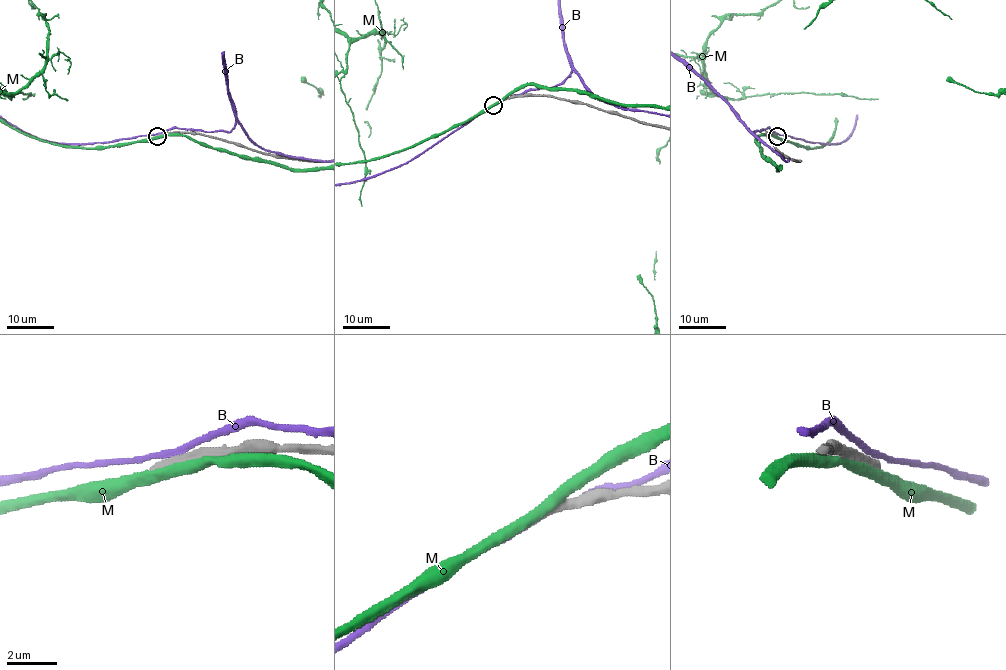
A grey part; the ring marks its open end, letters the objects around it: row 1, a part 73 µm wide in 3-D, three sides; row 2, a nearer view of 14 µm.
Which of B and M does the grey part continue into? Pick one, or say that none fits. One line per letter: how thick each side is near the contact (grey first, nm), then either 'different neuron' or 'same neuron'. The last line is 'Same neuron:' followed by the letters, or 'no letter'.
B: 440/240 nm | different neuron
M: 320/440 nm | different neuron
Same neuron: no letter

